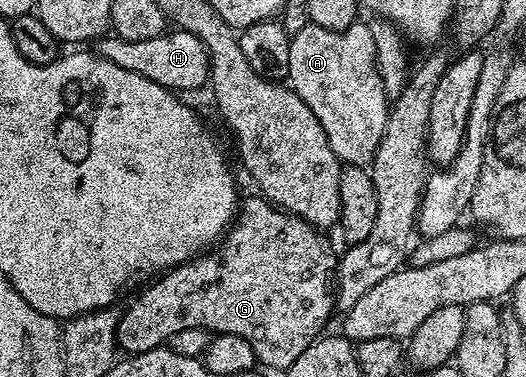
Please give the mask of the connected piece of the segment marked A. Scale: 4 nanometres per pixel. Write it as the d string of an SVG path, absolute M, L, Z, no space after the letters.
M309 23L302 31L291 34L290 63L287 84L318 117L334 155L344 165L367 166L371 162L386 131L390 98L386 95L380 72L376 66L376 35L363 23L342 31L330 31Z

